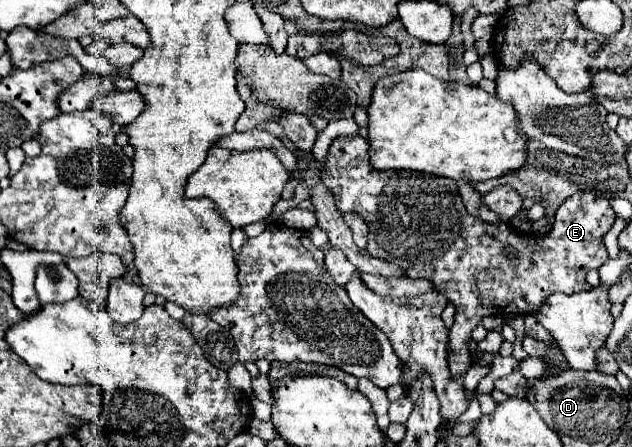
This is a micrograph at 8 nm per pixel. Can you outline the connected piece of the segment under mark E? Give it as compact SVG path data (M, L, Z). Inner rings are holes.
M360 135L336 137L328 149L328 165L322 173L324 185L332 191L340 211L358 213L366 221L370 229L366 251L370 255L386 259L390 263L398 263L408 277L430 279L438 287L438 293L446 295L446 299L456 305L456 321L450 327L448 337L450 377L462 377L472 367L468 341L470 333L482 317L494 315L508 319L514 315L530 315L542 305L542 299L546 299L546 295L552 295L556 291L568 295L586 291L586 287L590 287L586 283L586 273L590 269L600 269L608 261L604 235L614 223L614 209L608 203L610 193L596 197L596 191L582 191L568 197L556 211L554 229L544 237L532 239L532 233L514 231L508 223L486 223L478 217L472 217L464 209L456 183L452 179L442 179L418 171L378 171L368 165L368 151L370 145ZM508 247L518 253L518 265L512 265L512 261L504 255L504 249Z

